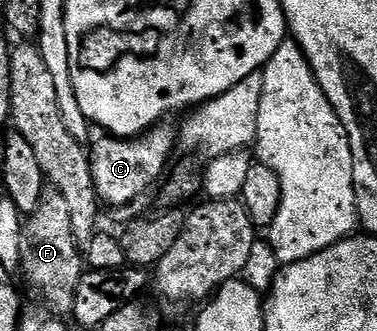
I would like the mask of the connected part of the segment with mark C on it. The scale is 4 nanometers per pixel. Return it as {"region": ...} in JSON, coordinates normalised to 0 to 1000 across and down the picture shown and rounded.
{"region":[[[432,366],[350,420],[271,414],[281,420],[247,423],[233,456],[244,547],[273,616],[294,613],[292,625],[302,631],[353,616],[408,550],[416,556],[432,538],[443,514],[440,489],[448,486],[451,465],[467,456],[467,396],[446,375],[448,369]]]}

